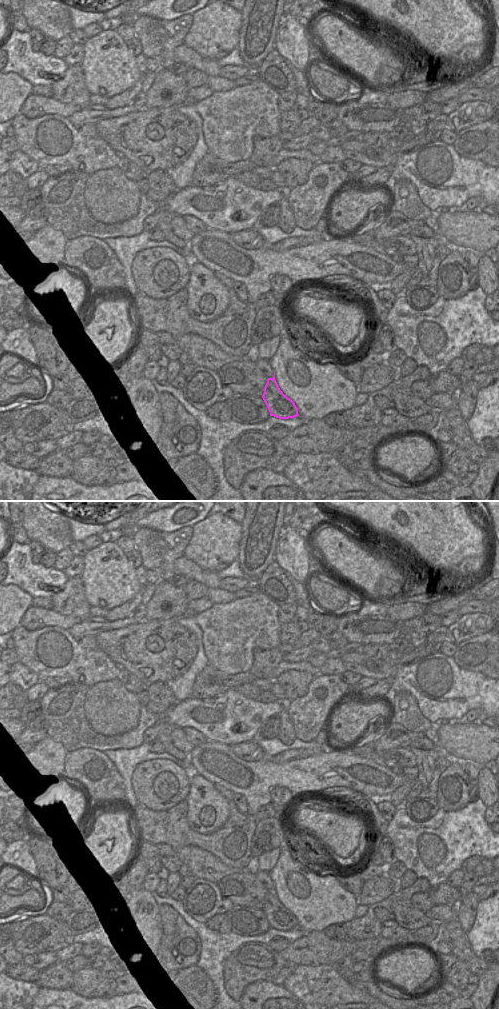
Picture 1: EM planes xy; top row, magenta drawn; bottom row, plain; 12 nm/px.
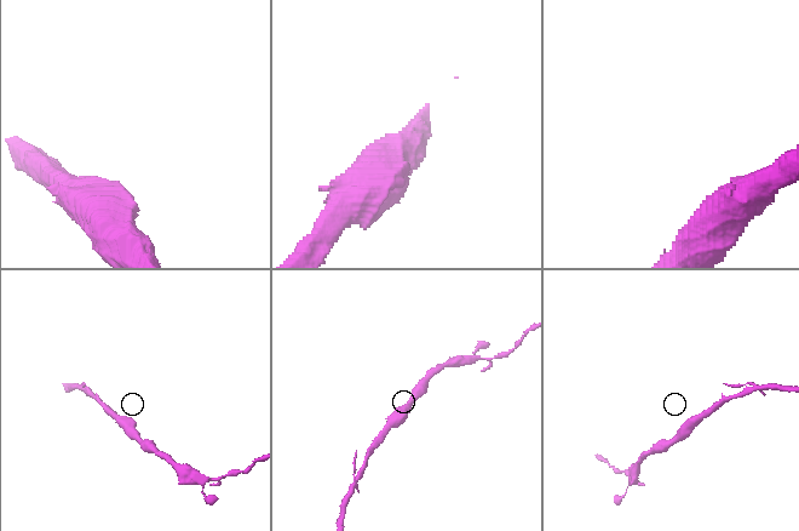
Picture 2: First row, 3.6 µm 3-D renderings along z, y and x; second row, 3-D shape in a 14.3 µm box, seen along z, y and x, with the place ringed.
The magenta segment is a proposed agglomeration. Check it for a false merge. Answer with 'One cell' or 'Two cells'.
One cell

